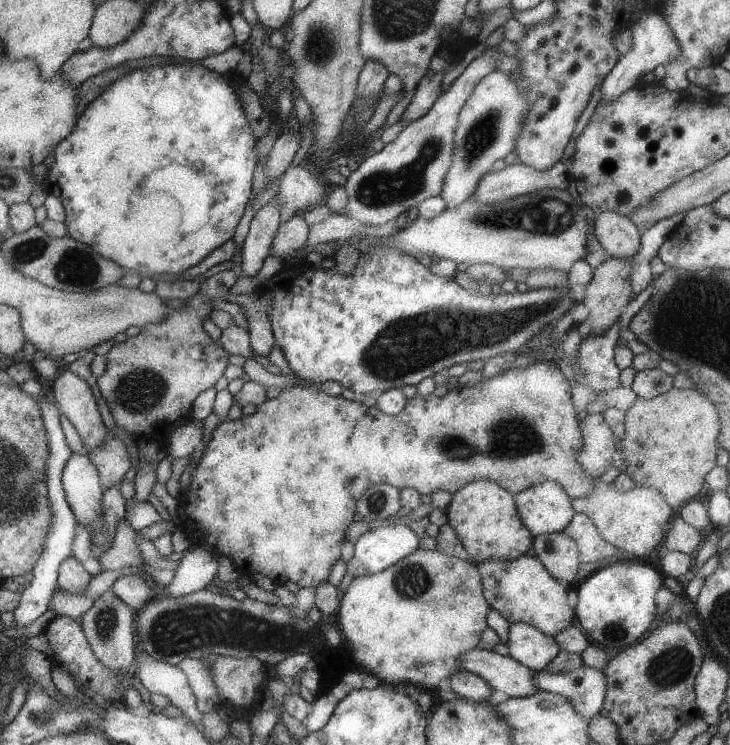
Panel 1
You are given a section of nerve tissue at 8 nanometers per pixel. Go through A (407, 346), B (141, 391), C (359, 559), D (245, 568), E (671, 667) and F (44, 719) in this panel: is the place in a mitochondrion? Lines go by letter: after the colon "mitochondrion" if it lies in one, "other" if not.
A: mitochondrion
B: mitochondrion
C: other
D: other
E: mitochondrion
F: mitochondrion

